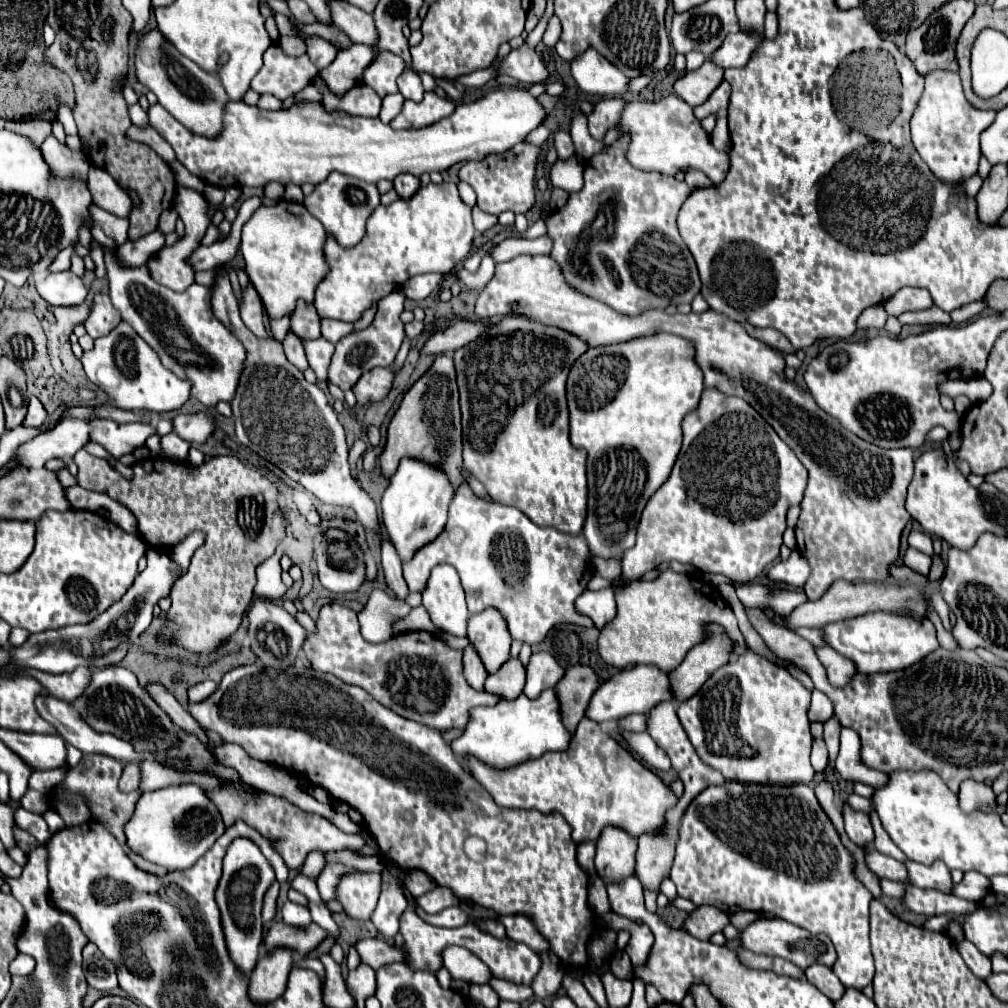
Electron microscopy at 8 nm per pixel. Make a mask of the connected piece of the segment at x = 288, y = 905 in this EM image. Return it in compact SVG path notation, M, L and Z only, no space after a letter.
M286 901L282 907L282 921L290 927L298 927L298 929L306 929L312 919L310 919L310 911L302 905L296 905L292 901Z

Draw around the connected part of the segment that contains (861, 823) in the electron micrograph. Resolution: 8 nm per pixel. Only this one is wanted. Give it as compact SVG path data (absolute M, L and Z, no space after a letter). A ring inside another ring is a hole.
M844 803L842 815L844 815L844 829L846 829L846 835L850 837L852 843L864 847L864 845L870 845L870 843L874 841L872 823L870 823L870 817L868 817L866 813L856 811L856 809L852 809L848 803Z

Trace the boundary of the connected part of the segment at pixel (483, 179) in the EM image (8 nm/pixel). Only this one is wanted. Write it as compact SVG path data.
M518 143L514 149L502 155L488 155L482 161L468 161L460 169L460 179L470 183L478 195L478 207L486 213L502 213L514 211L524 213L534 205L534 171L536 161L542 147L534 147L528 143Z

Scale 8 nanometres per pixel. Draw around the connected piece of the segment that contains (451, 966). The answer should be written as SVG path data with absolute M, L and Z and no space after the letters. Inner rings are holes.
M448 947L444 951L444 967L454 979L462 979L476 985L484 985L492 977L488 967L464 947Z

